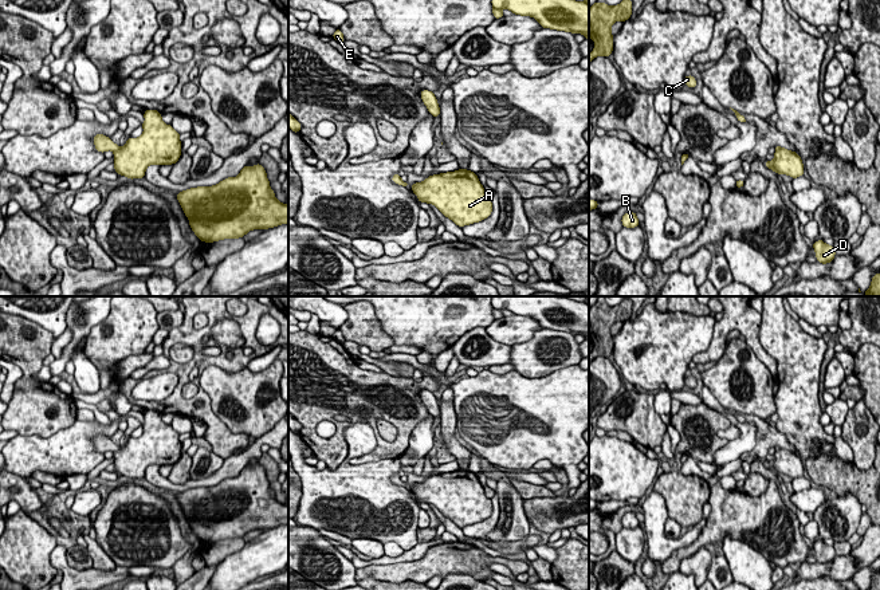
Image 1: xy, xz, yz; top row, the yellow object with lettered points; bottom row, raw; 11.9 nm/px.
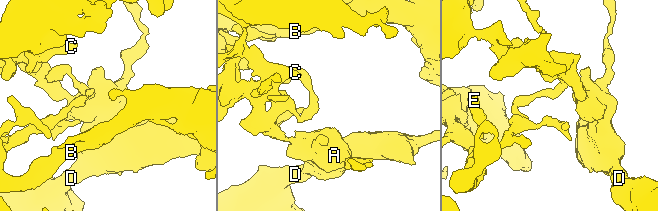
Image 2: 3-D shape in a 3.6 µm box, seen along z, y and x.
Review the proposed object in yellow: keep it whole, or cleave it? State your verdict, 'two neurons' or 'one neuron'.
two neurons

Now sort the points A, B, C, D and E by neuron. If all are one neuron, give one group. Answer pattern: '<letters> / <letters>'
A D / B C E

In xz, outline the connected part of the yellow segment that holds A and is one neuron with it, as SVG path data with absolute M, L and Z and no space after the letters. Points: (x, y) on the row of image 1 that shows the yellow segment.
M468 169L432 174L417 182L412 192L419 202L433 204L460 228L479 223L492 213L491 198L486 196L476 173Z

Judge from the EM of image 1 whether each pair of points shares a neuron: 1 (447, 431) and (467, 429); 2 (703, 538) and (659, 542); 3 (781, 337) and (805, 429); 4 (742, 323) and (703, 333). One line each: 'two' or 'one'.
1: two
2: two
3: one
4: two

